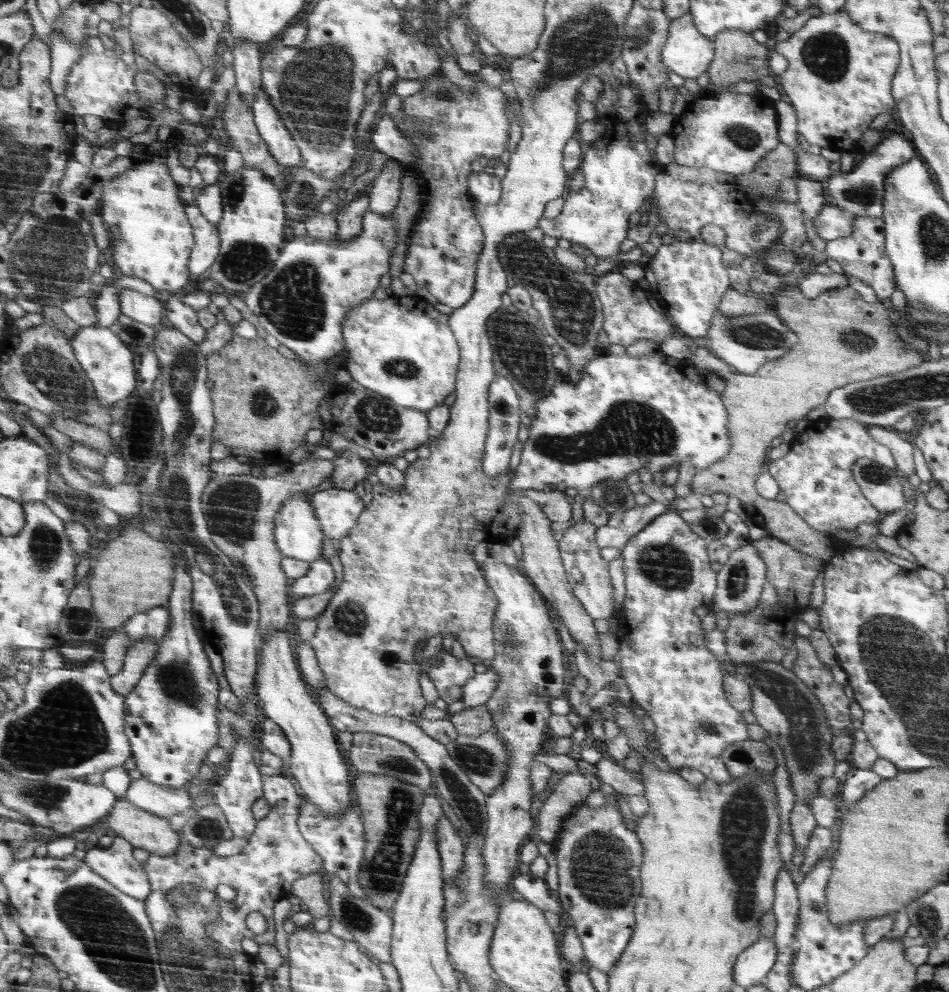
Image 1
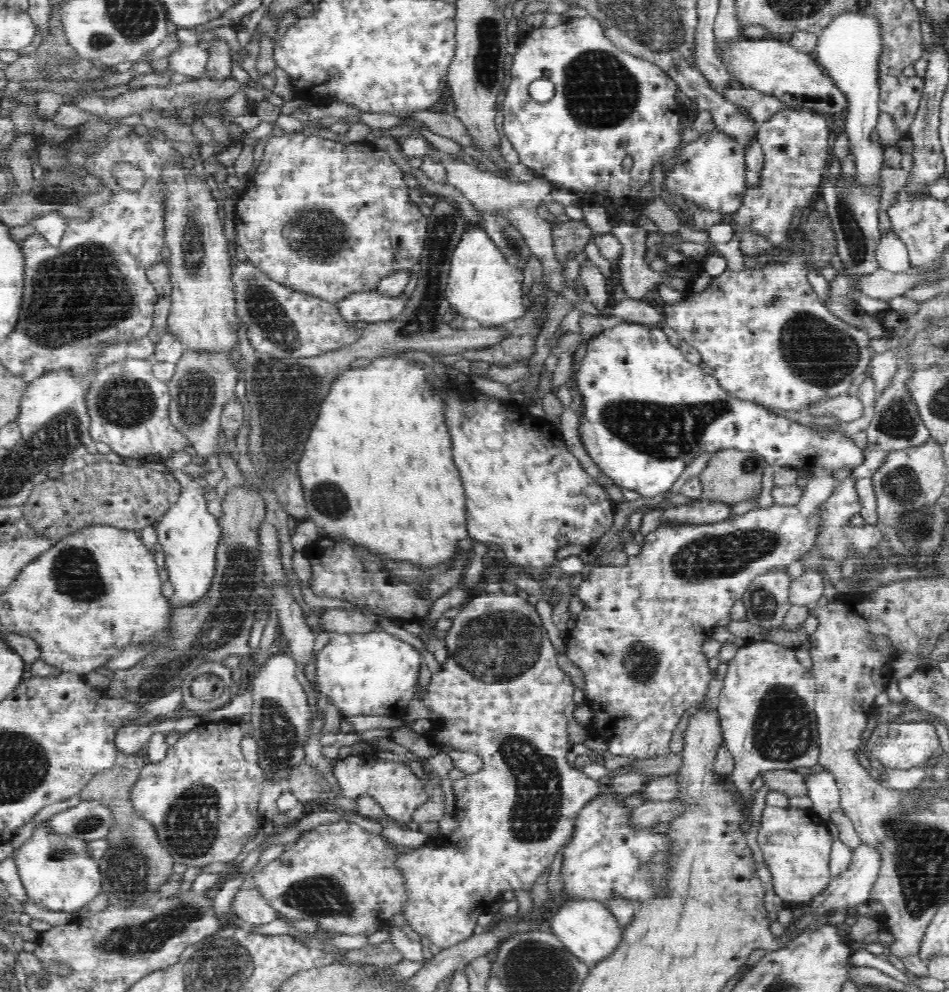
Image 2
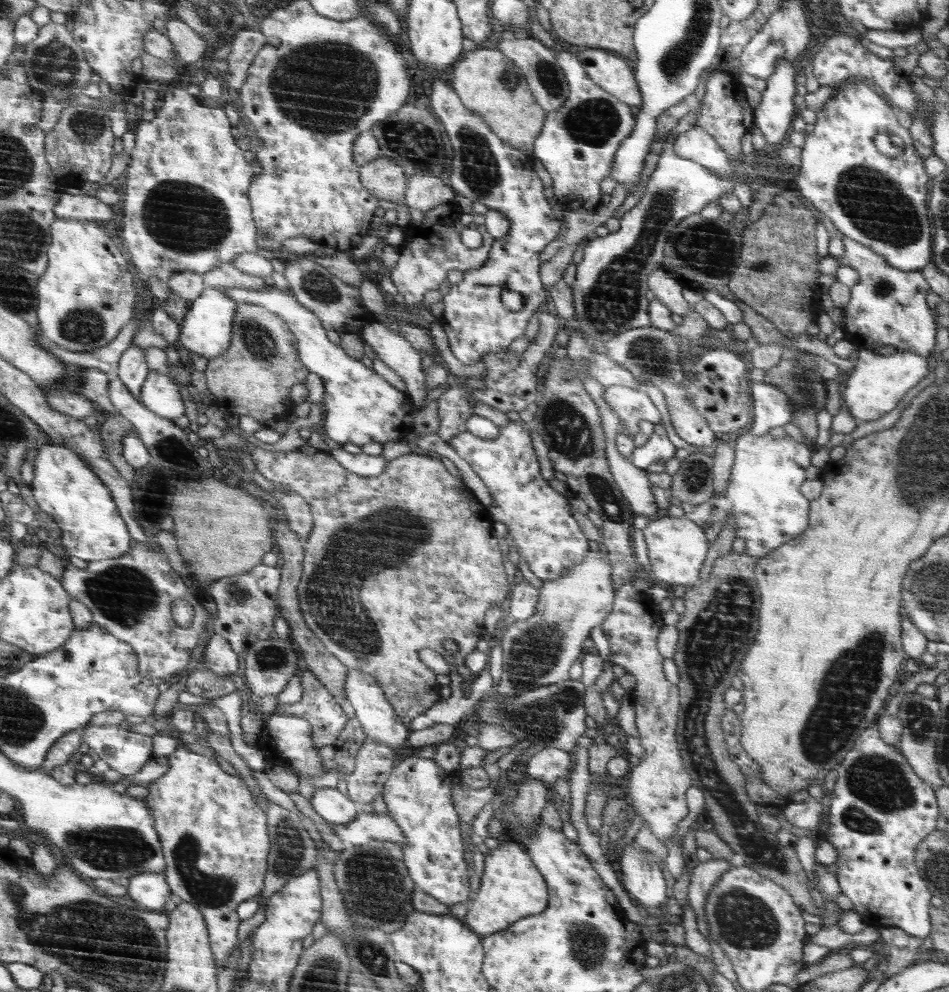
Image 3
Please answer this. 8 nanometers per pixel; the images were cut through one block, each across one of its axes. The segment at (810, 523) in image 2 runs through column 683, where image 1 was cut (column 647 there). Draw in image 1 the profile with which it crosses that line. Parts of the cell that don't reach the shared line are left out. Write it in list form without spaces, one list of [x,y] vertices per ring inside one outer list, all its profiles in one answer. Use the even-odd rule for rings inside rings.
[[[666,511],[631,538],[621,548],[621,555],[626,587],[623,601],[626,624],[622,624],[618,632],[624,640],[617,652],[620,677],[624,678],[632,694],[631,700],[636,700],[646,716],[656,724],[658,754],[664,756],[672,770],[694,768],[704,773],[707,780],[729,783],[733,776],[727,771],[721,754],[730,744],[749,739],[748,723],[742,710],[729,703],[725,691],[726,674],[735,677],[737,668],[734,663],[722,663],[711,649],[704,646],[706,632],[702,630],[702,620],[694,614],[698,606],[708,606],[716,590],[716,571],[709,560],[708,546],[690,530],[690,525],[679,512]]]

